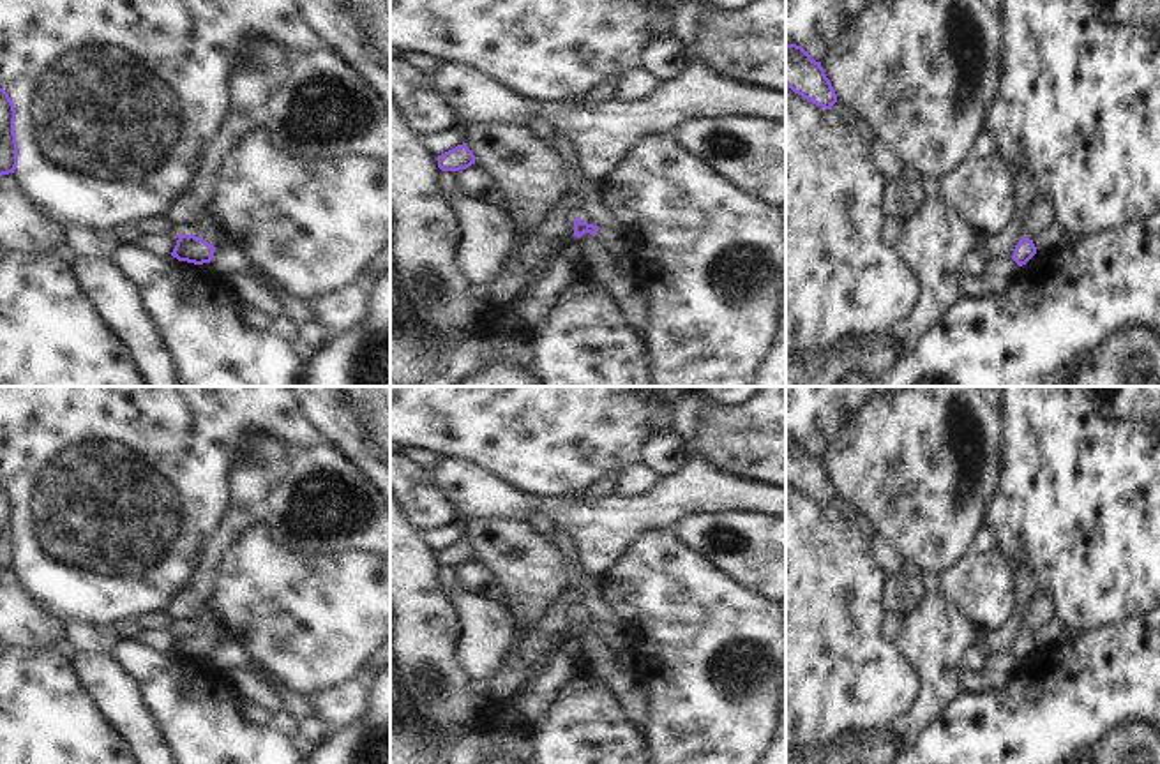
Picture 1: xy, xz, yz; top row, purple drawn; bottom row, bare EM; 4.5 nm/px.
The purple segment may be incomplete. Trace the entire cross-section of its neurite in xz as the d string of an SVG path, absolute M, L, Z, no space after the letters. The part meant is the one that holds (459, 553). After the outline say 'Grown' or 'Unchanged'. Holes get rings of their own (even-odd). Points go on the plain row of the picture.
M459 540L438 551L438 563L441 566L459 566L475 559L475 551L466 540Z. Unchanged.

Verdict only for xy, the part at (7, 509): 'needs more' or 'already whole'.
already whole

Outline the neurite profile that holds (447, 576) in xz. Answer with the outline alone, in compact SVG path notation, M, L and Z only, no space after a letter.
M438 566L438 580L445 593L463 589L456 566Z

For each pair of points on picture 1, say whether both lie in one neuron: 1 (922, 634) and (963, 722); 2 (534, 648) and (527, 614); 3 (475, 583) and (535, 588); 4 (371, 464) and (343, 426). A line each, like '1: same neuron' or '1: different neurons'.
1: different neurons
2: different neurons
3: different neurons
4: same neuron

